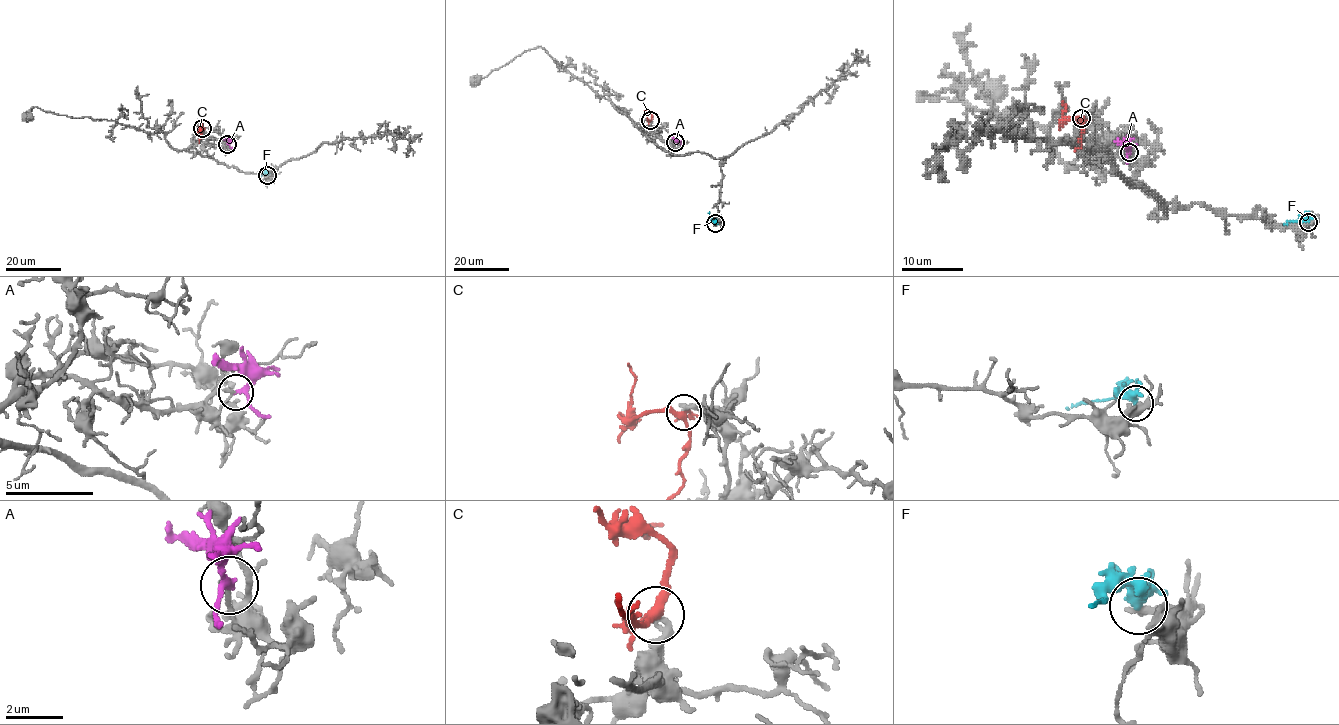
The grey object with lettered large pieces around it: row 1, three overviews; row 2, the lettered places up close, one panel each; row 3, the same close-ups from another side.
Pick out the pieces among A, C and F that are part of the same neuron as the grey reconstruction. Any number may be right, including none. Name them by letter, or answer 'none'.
none

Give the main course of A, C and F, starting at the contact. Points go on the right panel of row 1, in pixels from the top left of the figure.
A: (1129, 153), (1117, 139)
C: (1081, 119), (1063, 120), (1064, 106), (1061, 102)
F: (1308, 222), (1305, 217), (1283, 224)

